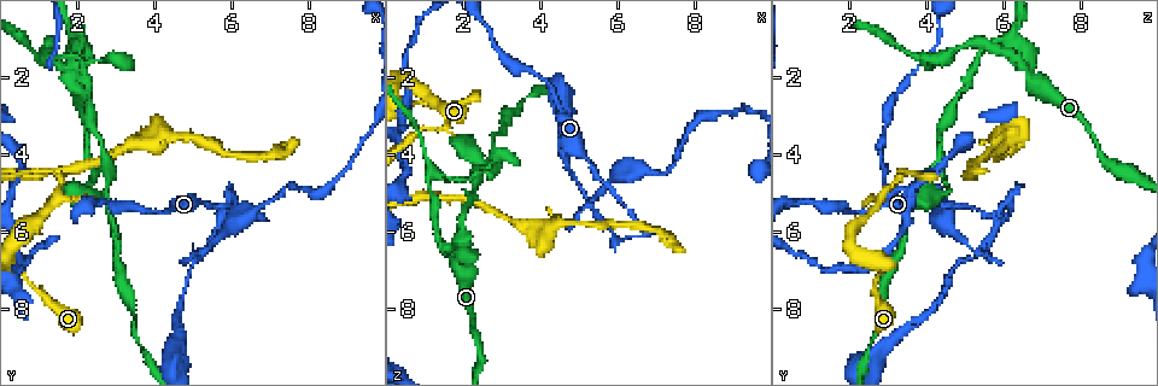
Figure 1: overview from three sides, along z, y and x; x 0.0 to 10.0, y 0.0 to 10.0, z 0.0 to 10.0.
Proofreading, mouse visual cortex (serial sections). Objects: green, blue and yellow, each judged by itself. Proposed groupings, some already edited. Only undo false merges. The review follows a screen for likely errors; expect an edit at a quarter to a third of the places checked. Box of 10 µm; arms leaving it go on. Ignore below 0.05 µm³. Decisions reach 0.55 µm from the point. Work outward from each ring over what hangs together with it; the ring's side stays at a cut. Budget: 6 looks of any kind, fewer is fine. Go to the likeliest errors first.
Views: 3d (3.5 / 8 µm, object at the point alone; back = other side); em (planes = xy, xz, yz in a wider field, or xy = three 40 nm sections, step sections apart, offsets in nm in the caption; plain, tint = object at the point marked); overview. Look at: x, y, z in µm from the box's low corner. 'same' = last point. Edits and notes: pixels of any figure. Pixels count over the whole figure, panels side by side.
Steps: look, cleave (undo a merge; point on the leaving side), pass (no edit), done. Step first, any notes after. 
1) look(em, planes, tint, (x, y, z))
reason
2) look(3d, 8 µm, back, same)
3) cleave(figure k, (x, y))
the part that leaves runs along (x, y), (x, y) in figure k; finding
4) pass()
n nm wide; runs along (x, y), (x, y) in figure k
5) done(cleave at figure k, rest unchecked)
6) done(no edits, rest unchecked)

look(3d, 3.5 µm, (1.90, 2.00, 6.70))
thin neck

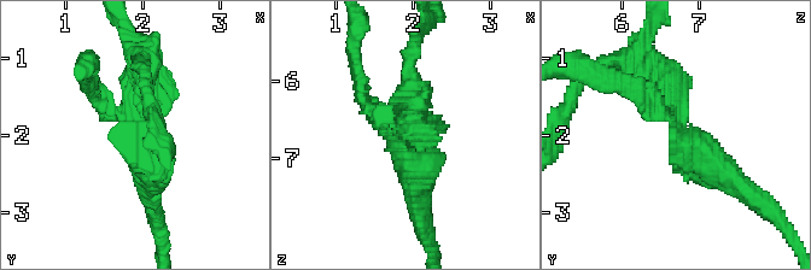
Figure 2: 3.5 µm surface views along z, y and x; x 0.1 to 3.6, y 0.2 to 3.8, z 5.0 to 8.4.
look(em, xy, step 3, tint, (1.90, 1.95, 6.75))

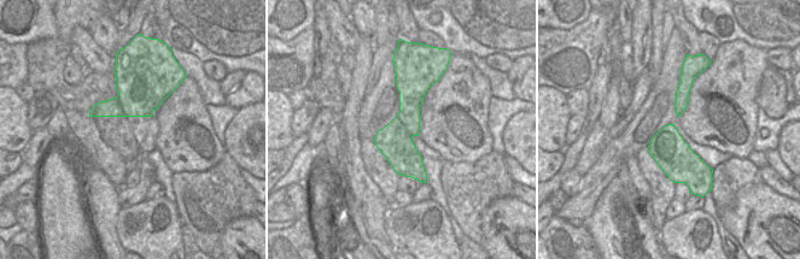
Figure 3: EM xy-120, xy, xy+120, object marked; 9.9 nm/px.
cleave(figure 2, (430, 119))
the part that leaves runs along (408, 138), (415, 106), (412, 58) in figure 2; a second cell is stuck on

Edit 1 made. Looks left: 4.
look(overview)
redraw

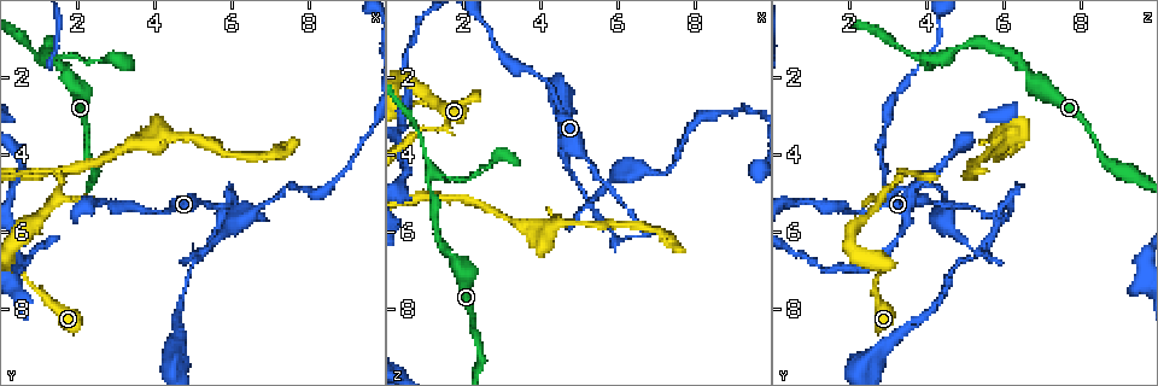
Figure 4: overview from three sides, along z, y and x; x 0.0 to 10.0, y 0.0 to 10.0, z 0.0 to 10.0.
look(3d, 8 µm, (1.15, 1.50, 4.50))
arms part here

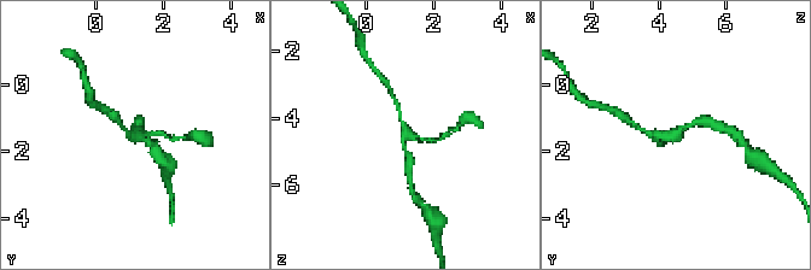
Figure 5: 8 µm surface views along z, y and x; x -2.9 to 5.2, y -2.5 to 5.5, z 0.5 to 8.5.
look(3d, 3.5 µm, same)
closer look

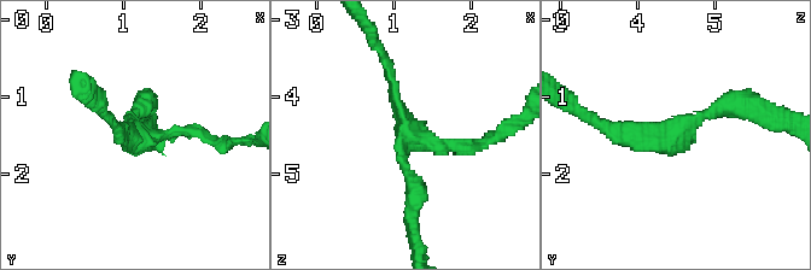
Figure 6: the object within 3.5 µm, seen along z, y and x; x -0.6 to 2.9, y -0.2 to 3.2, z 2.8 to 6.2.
look(em, xy, step 2, tint, (1.20, 1.50, 4.50))
3 arms; arms of 150, 200, 250 nm; now the EM

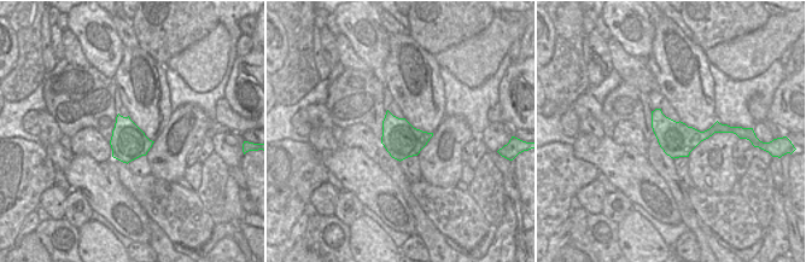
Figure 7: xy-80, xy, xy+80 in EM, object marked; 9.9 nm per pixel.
pass()
runs along (410, 203), (403, 138), (478, 144) in figure 6; one cell here

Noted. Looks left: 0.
done(cleave at figure 2, rest unchecked)

